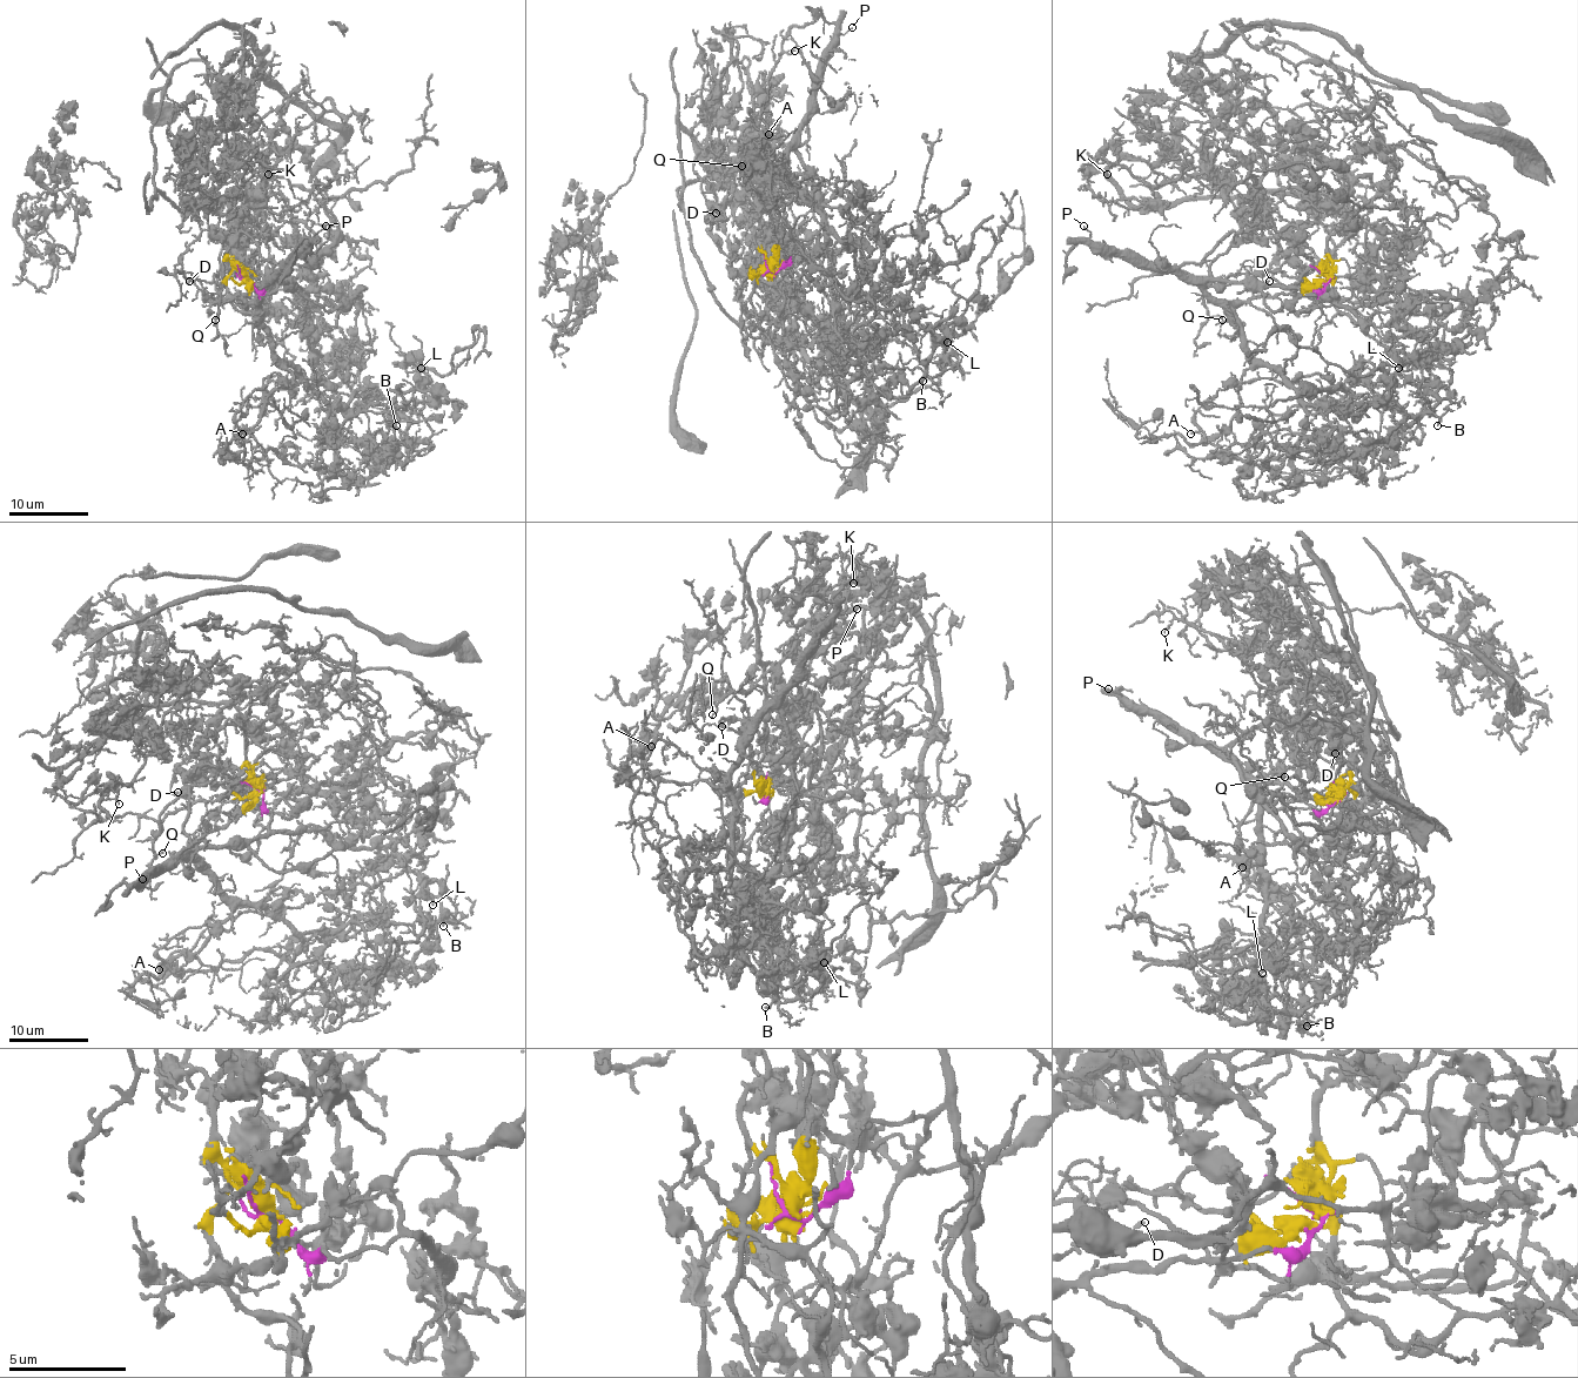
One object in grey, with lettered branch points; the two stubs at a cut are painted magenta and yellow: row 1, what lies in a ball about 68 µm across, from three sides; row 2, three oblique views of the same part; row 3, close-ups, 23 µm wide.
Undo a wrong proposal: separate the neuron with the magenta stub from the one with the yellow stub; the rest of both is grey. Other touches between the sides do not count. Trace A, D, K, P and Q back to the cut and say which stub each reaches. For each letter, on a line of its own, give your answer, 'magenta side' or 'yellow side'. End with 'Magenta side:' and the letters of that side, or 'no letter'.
A: magenta side
D: yellow side
K: yellow side
P: magenta side
Q: magenta side
Magenta side: A, P, Q

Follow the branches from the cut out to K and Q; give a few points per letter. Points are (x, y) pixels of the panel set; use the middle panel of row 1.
K: (771, 270), (752, 275), (780, 304), (738, 324), (677, 192), (765, 166), (743, 132), (794, 49)
Q: (771, 270), (797, 239), (823, 232), (823, 193), (797, 149), (808, 127), (766, 177), (746, 147), (740, 166)

